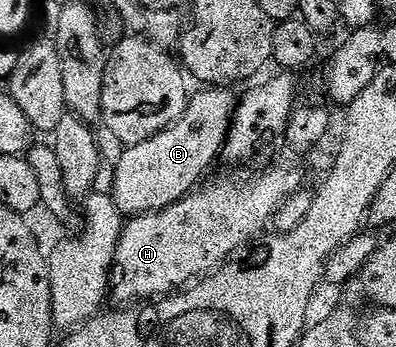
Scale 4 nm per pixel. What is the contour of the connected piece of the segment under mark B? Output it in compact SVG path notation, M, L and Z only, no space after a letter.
M204 88L201 94L193 93L188 100L188 108L177 122L170 124L162 132L150 136L142 144L121 149L120 159L116 162L116 175L112 178L110 193L114 204L118 204L120 213L125 216L150 214L154 210L161 210L201 185L204 173L215 164L224 153L224 141L228 139L228 129L236 111L237 95L228 88Z

